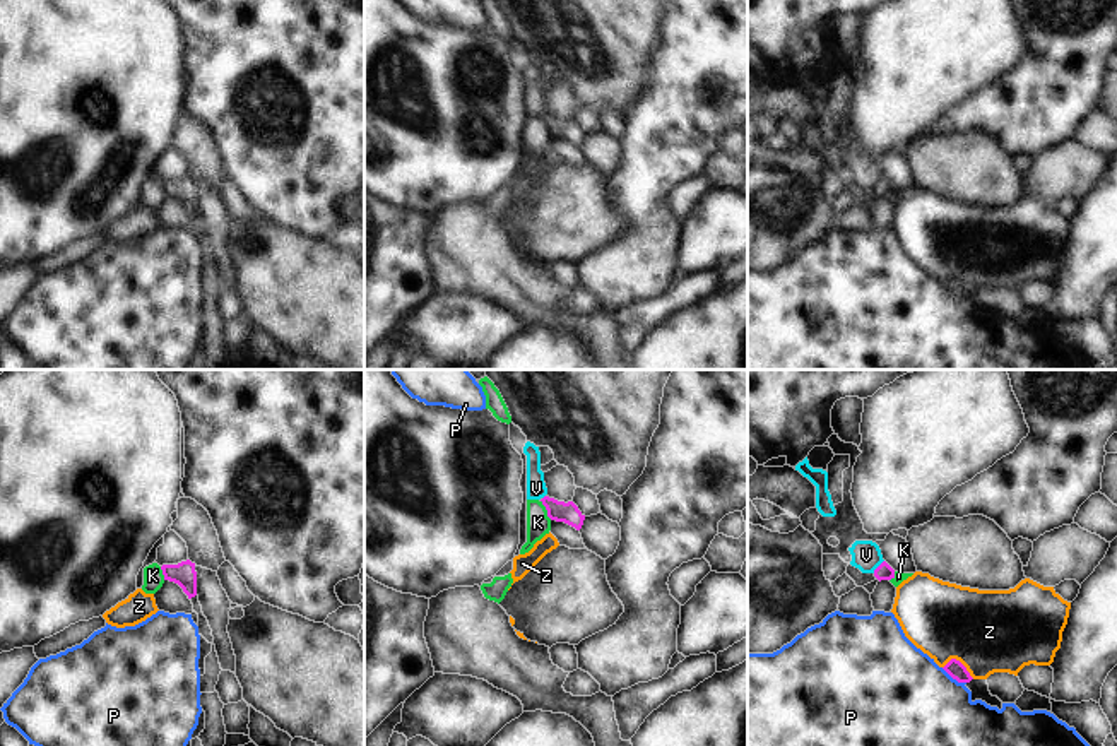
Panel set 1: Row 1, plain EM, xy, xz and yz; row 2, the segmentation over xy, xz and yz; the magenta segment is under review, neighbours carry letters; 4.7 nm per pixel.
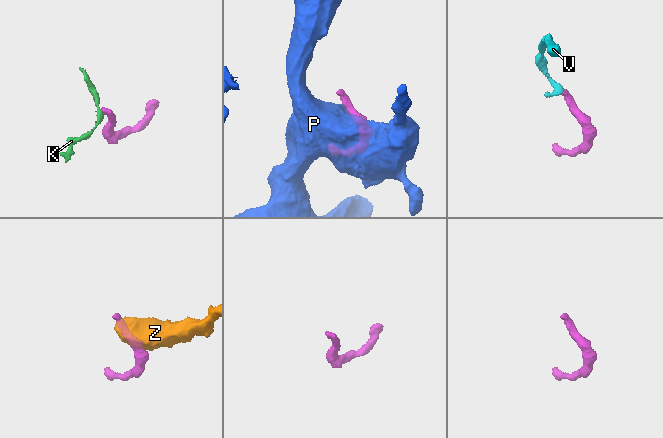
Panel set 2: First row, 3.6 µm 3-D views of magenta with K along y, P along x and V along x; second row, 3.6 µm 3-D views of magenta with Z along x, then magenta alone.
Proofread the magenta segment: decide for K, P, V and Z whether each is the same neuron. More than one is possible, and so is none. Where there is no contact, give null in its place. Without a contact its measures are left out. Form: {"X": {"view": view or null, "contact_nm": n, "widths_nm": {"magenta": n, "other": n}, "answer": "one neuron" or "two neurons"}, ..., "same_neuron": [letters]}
{"K": {"view": "xz", "contact_nm": 110, "widths_nm": {"magenta": 100, "other": 110}, "answer": "two neurons"}, "P": {"view": "yz", "contact_nm": 140, "widths_nm": {"magenta": 80, "other": 500}, "answer": "two neurons"}, "V": {"view": "yz", "contact_nm": 80, "widths_nm": {"magenta": 80, "other": 140}, "answer": "one neuron"}, "Z": {"view": "yz", "contact_nm": 160, "widths_nm": {"magenta": 80, "other": 380}, "answer": "two neurons"}, "same_neuron": ["V"]}

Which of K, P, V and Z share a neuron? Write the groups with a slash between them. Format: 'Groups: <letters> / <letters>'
Groups: K / P / V / Z

